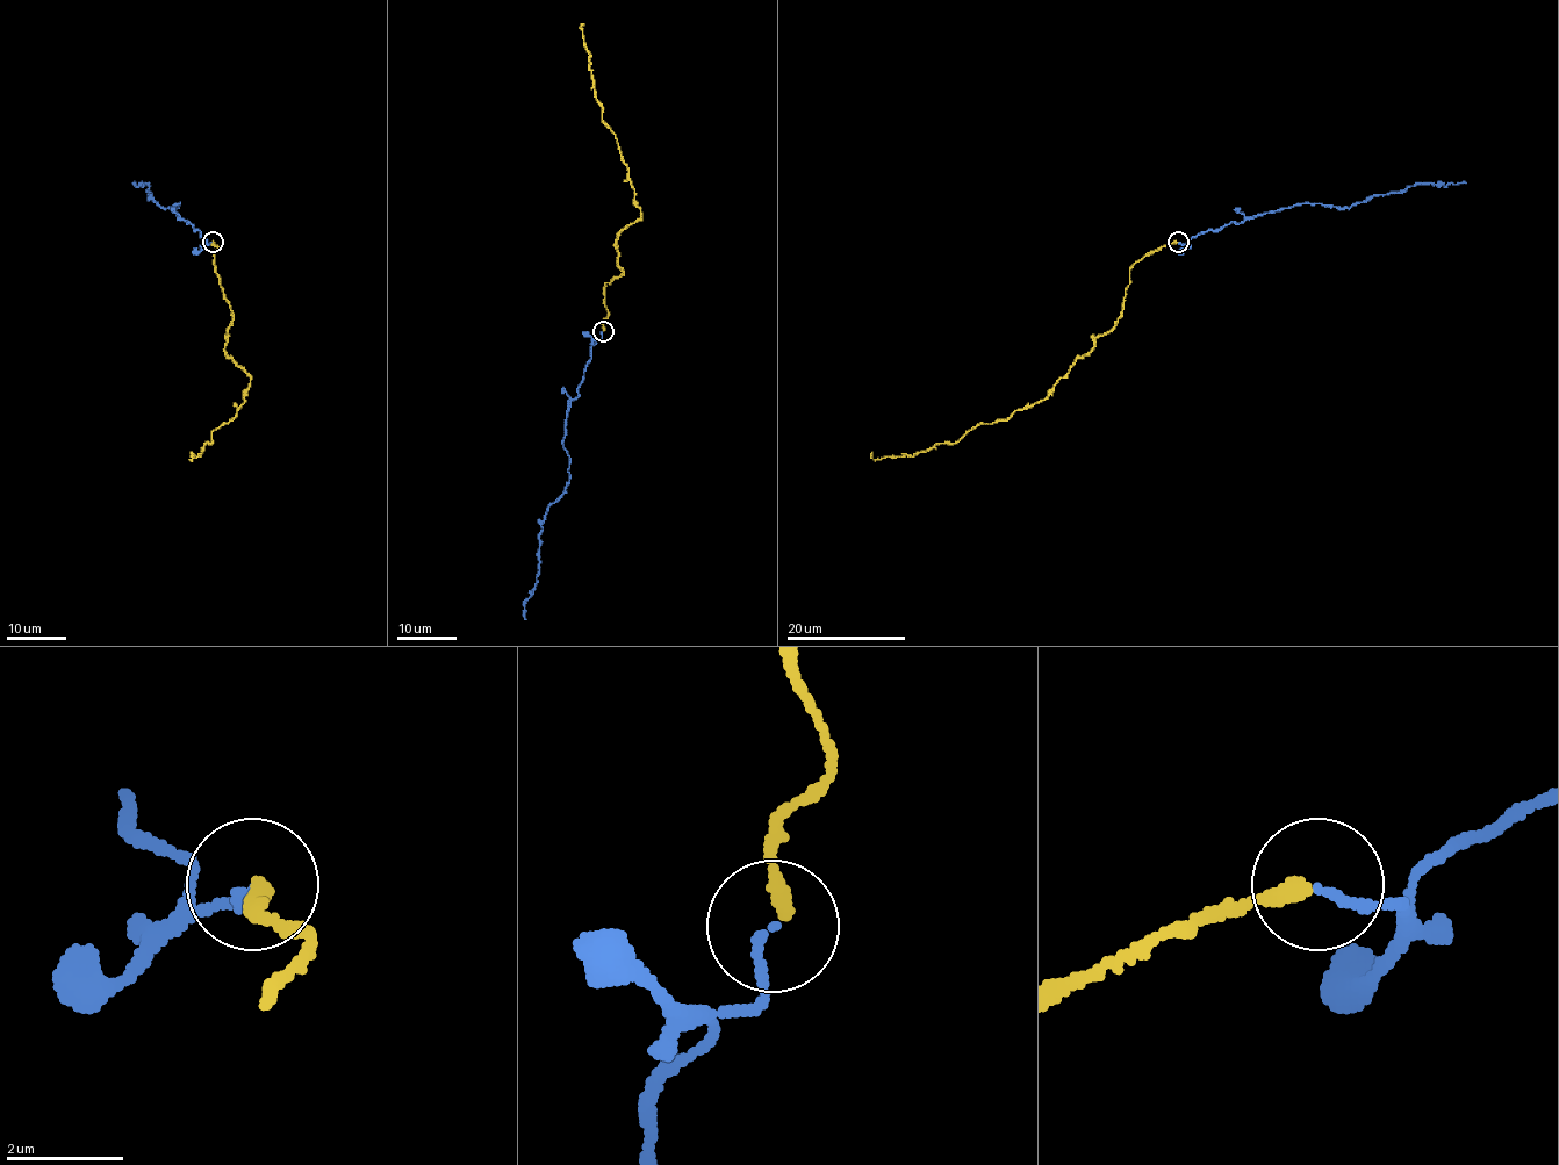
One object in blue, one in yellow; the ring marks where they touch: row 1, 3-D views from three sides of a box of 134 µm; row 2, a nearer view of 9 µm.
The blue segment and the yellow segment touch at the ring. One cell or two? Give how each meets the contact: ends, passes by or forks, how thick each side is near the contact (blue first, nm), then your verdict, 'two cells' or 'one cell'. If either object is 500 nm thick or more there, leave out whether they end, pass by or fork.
blue ends | yellow ends | 150/280 nm | one cell

